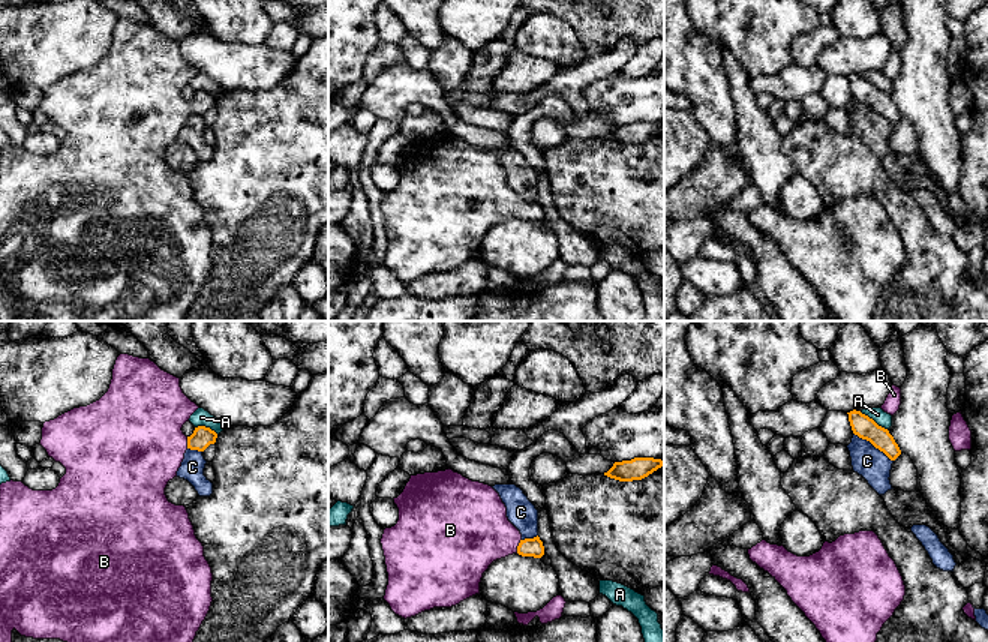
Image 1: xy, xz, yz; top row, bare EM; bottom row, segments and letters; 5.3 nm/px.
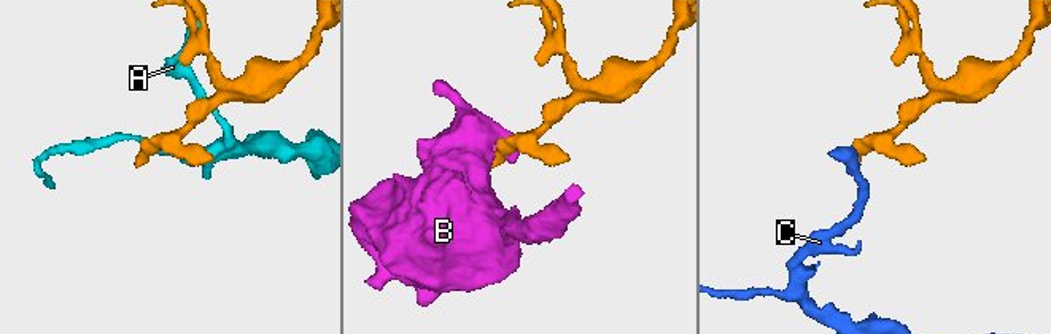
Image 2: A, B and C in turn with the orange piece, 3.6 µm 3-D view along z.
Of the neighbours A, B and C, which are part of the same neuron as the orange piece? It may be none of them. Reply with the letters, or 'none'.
B

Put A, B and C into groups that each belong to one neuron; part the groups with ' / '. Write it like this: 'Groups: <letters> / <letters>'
Groups: A / B / C

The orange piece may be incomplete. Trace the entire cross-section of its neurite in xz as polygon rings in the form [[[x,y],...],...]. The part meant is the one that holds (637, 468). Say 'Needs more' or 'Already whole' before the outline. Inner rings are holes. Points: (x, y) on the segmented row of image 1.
Already whole. [[[634,458],[631,460],[615,462],[604,476],[619,482],[633,482],[648,477],[661,466],[664,466],[661,459]]]

